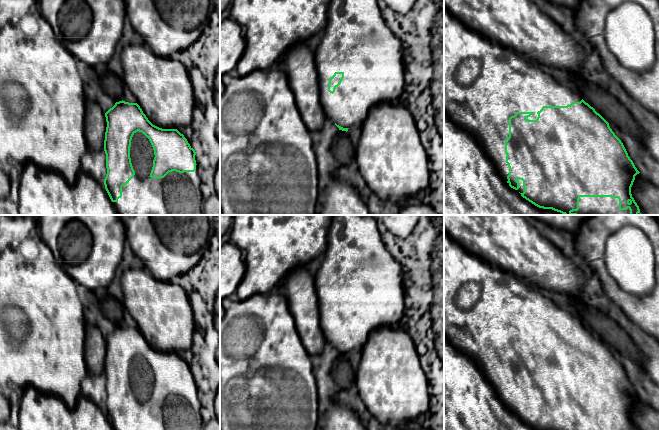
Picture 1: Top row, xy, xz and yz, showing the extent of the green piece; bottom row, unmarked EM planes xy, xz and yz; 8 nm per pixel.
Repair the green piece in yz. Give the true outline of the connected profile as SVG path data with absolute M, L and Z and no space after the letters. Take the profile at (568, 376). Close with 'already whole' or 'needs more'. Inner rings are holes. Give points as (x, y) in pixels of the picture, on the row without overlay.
M444 230L444 336L461 352L472 357L494 387L506 407L535 430L638 430L631 418L635 400L640 396L609 347L582 321L560 307L537 288L509 272L492 266L465 250Z; needs more

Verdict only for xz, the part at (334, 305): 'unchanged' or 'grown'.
grown

